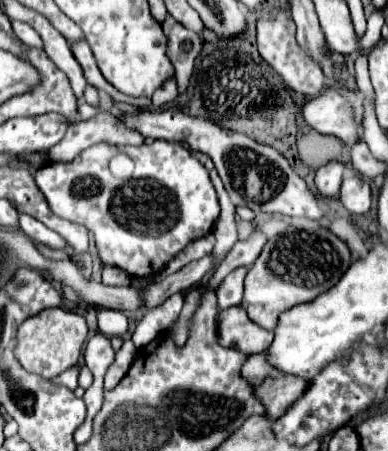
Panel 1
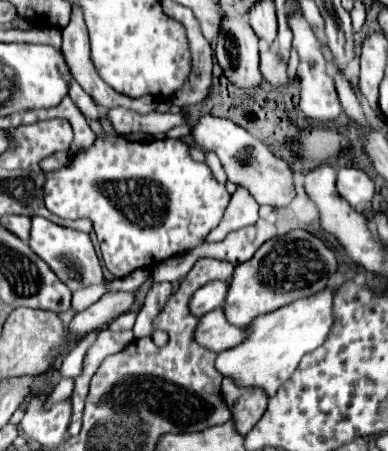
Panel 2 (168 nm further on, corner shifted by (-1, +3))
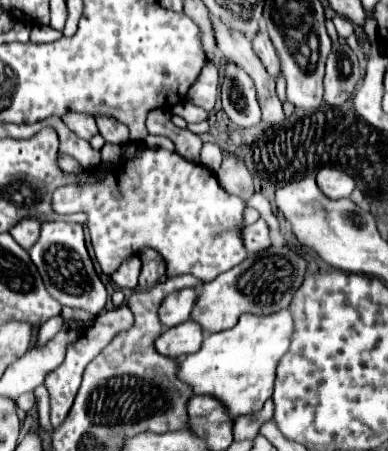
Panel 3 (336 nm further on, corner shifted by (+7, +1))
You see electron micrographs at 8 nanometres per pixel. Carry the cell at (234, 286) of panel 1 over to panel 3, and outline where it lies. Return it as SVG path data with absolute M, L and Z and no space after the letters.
M180 289L168 295L164 303L160 303L160 323L164 323L164 329L188 321L194 301L196 289Z

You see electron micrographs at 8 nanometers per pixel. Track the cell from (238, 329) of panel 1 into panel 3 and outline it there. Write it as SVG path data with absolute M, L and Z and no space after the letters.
M184 321L176 327L170 327L164 333L160 333L160 339L156 339L156 351L172 359L182 359L198 351L200 345L202 345L202 329L194 321Z

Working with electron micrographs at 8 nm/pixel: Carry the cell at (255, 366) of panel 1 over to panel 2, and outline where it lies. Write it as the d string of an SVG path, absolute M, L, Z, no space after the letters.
M222 381L222 395L234 413L236 429L246 435L264 415L268 407L268 395L260 387L236 387L234 381Z

